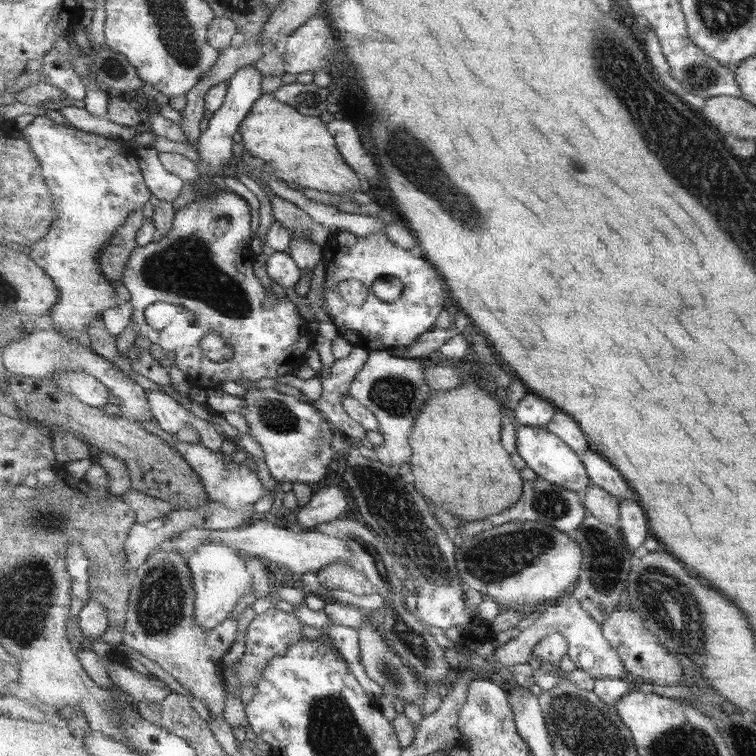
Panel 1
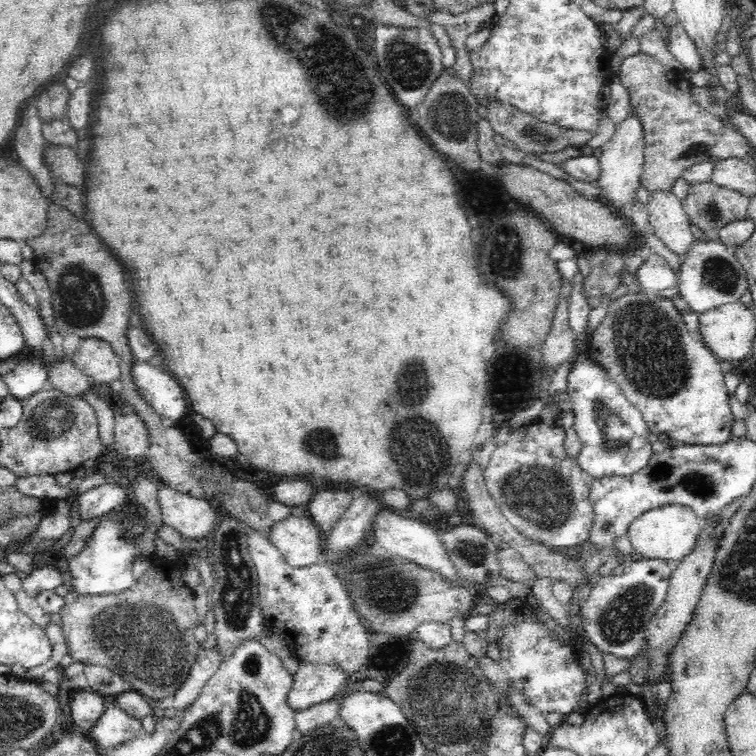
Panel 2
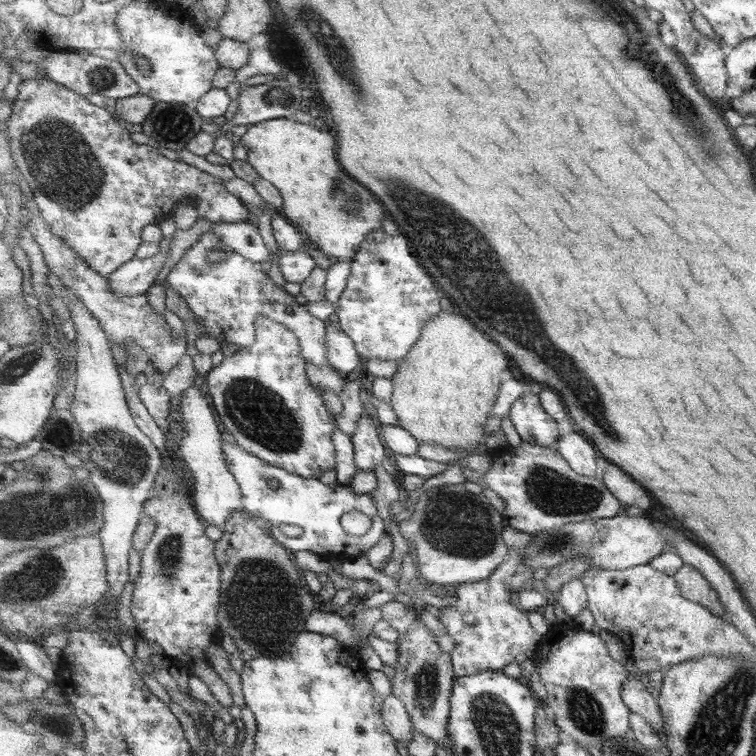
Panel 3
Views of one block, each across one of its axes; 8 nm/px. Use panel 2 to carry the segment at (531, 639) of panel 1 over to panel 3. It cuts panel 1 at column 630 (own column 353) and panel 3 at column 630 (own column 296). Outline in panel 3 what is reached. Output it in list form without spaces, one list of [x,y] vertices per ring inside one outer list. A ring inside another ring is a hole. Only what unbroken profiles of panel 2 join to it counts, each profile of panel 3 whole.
[[[632,671],[622,688],[622,697],[633,713],[644,716],[655,728],[664,733],[664,720],[657,698],[647,690],[641,678]]]

